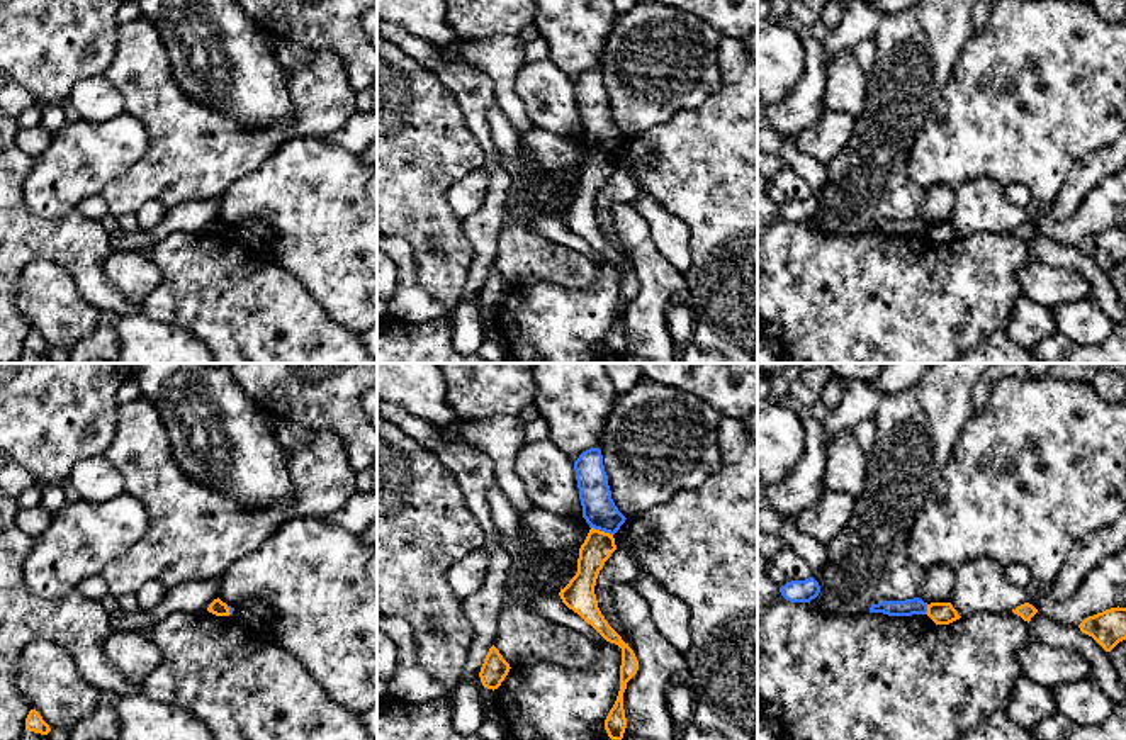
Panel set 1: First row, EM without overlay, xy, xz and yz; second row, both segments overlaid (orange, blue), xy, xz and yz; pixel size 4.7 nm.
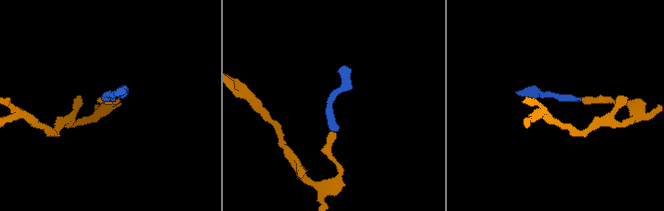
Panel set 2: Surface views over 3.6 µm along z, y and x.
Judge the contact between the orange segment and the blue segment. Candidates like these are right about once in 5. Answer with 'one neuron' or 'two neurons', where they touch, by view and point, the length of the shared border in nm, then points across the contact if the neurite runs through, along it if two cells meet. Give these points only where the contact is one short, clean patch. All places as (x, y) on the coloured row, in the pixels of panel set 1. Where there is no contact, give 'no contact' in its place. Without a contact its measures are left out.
one neuron; contact xz (602, 532); length 110 nm; way xz (598, 545), (602, 532), (602, 515), (598, 510)

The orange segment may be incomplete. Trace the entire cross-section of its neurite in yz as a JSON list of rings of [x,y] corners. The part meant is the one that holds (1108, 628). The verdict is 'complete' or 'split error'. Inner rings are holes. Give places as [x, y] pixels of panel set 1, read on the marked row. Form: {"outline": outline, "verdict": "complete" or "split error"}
{"outline": [[[1111,608],[1085,618],[1080,631],[1092,636],[1106,652],[1126,640],[1126,608]]], "verdict": "complete"}

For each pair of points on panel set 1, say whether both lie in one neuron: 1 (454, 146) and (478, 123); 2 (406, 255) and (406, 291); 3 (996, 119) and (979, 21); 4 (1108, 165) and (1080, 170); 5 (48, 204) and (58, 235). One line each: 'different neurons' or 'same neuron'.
1: different neurons
2: same neuron
3: different neurons
4: same neuron
5: different neurons

